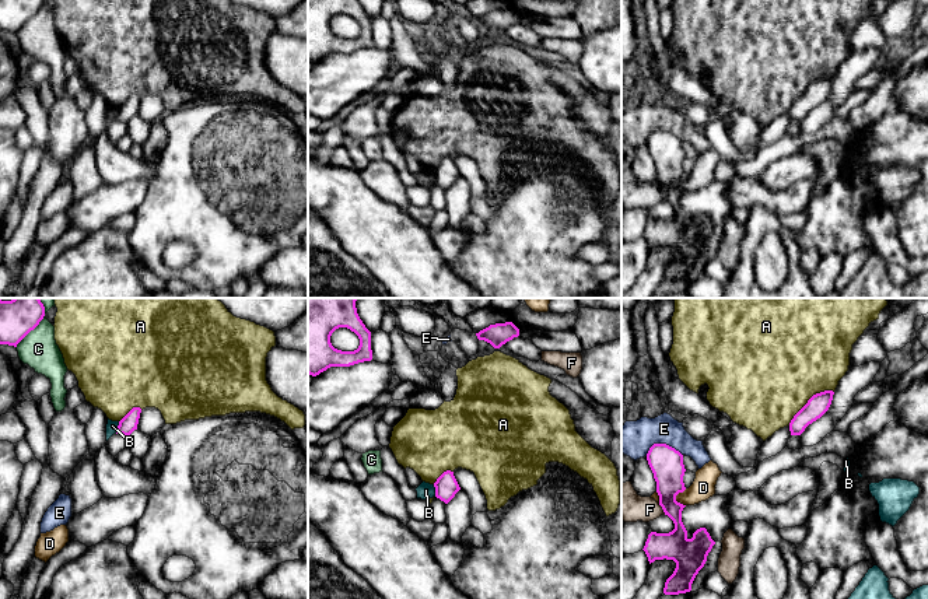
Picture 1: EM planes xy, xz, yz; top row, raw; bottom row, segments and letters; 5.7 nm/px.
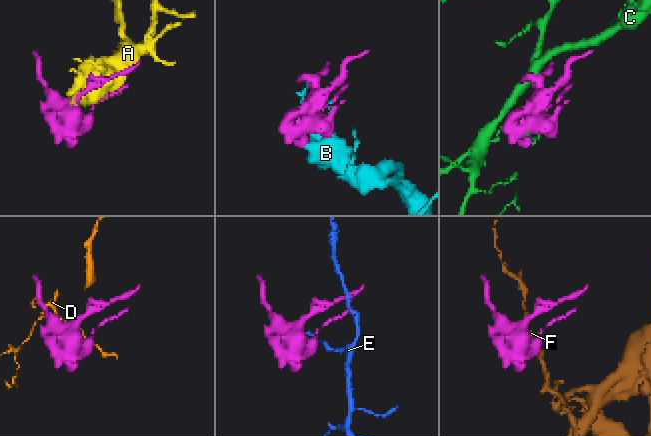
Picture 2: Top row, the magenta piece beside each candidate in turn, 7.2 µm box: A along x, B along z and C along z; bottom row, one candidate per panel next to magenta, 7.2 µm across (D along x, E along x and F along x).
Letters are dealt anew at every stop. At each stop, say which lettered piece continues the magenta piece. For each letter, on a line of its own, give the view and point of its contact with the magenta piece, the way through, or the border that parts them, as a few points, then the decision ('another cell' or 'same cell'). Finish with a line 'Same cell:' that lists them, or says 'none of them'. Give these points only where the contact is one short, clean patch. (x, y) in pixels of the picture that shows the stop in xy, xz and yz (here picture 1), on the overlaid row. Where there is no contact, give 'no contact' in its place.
A: meets magenta in yz at (808, 400); another cell
B: meets magenta in xy at (118, 427); border along xy (119, 421), (115, 433); another cell
C: meets magenta in xy at (31, 329); another cell
D: meets magenta in yz at (675, 497); another cell
E: meets magenta in yz at (664, 444); another cell
F: meets magenta in yz at (662, 508); border along yz (658, 503), (665, 514); another cell
Same cell: none of them

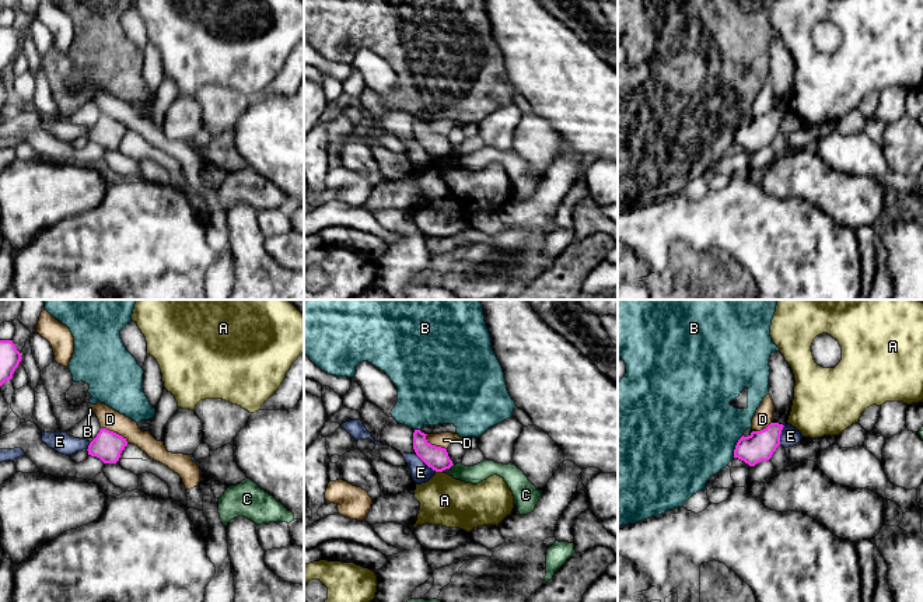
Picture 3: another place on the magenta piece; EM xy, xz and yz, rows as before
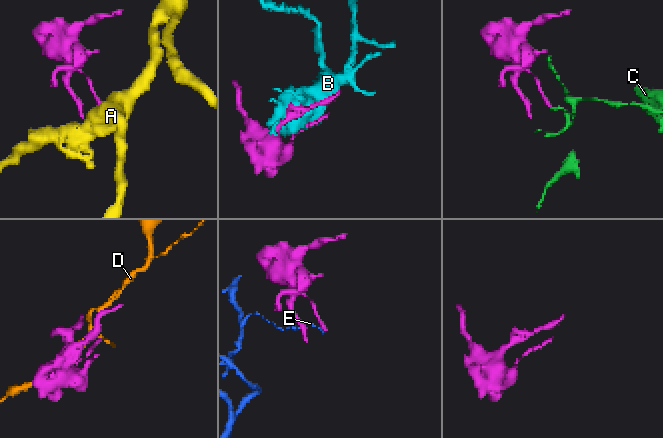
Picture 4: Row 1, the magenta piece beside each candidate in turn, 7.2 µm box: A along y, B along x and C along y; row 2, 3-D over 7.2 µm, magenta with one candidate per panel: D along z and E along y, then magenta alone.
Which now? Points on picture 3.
A: meets magenta in xz at (439, 471); border along xz (436, 471), (441, 472); another cell
B: meets magenta in yz at (736, 447); another cell
C: meets magenta in xz at (447, 468); border along xz (453, 464), (441, 471); another cell
D: meets magenta in xy at (115, 433); border along xy (101, 427), (118, 433), (128, 443); another cell
E: meets magenta in xz at (426, 464); border along xz (415, 454), (436, 471); another cell
Same cell: none of them

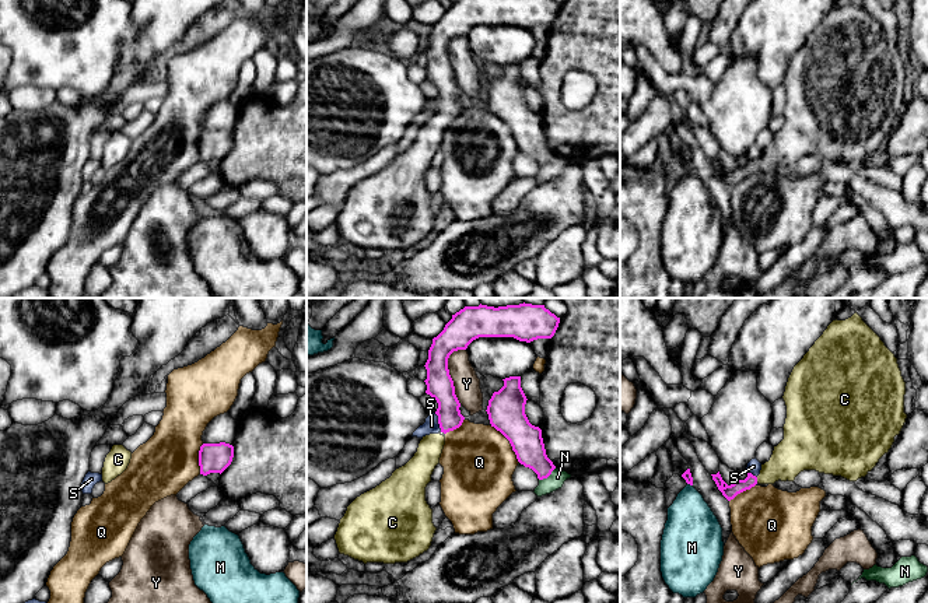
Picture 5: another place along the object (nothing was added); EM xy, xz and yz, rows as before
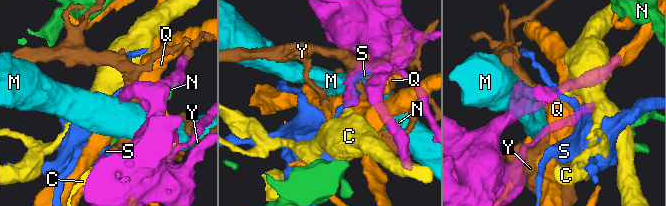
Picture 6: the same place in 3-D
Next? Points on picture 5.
C: meets magenta in yz at (756, 480); runs through yz (739, 486), (756, 480), (767, 476), (791, 456); same cell
M: meets magenta in yz at (690, 484); another cell
N: meets magenta in xz at (547, 476); border along xz (556, 467), (539, 480); another cell
Q: meets magenta in xz at (510, 442); another cell
S: meets magenta in xz at (438, 423); border along xz (434, 413), (441, 431); another cell
Y: meets magenta in xz at (448, 372); another cell
Same cell: C

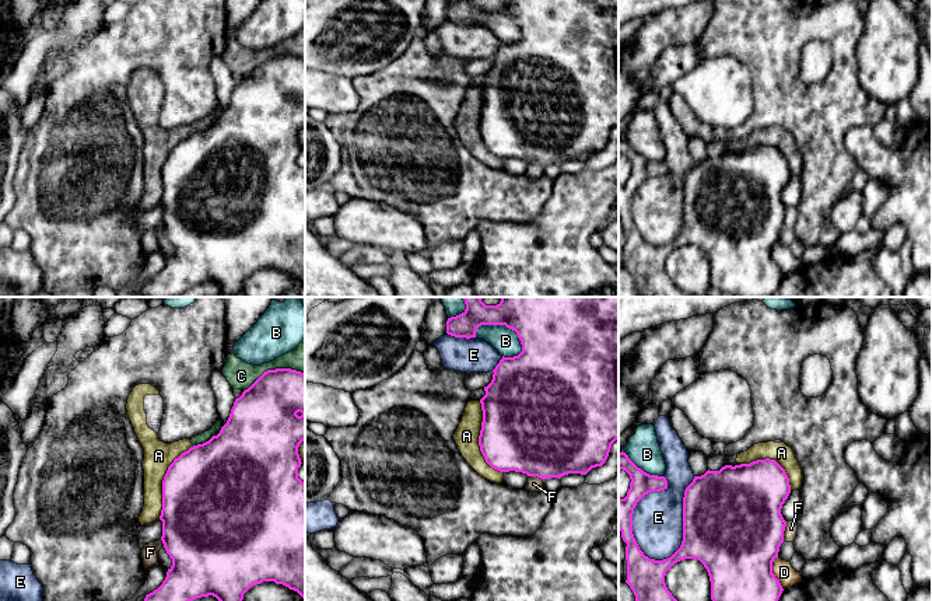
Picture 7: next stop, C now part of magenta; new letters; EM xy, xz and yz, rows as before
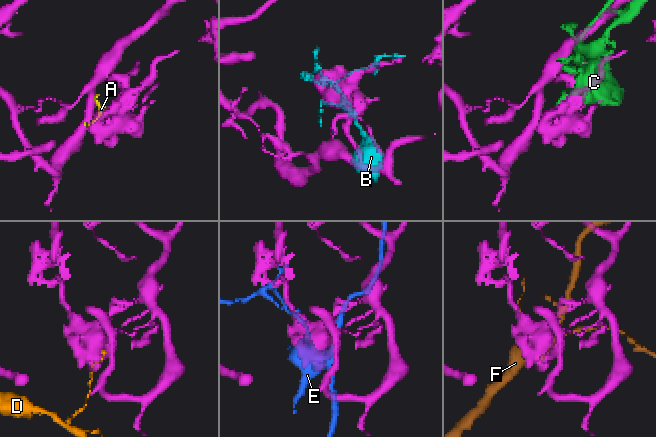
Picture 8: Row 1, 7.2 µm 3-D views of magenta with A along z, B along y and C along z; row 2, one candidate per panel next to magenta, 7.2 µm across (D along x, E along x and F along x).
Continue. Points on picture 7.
A: meets magenta in xz at (479, 440); another cell
B: meets magenta in xz at (504, 324); another cell
C: meets magenta in xy at (273, 370); another cell
D: meets magenta in yz at (773, 573); another cell
E: meets magenta in yz at (683, 527); another cell
F: meets magenta in yz at (784, 530); another cell
Same cell: none of them

